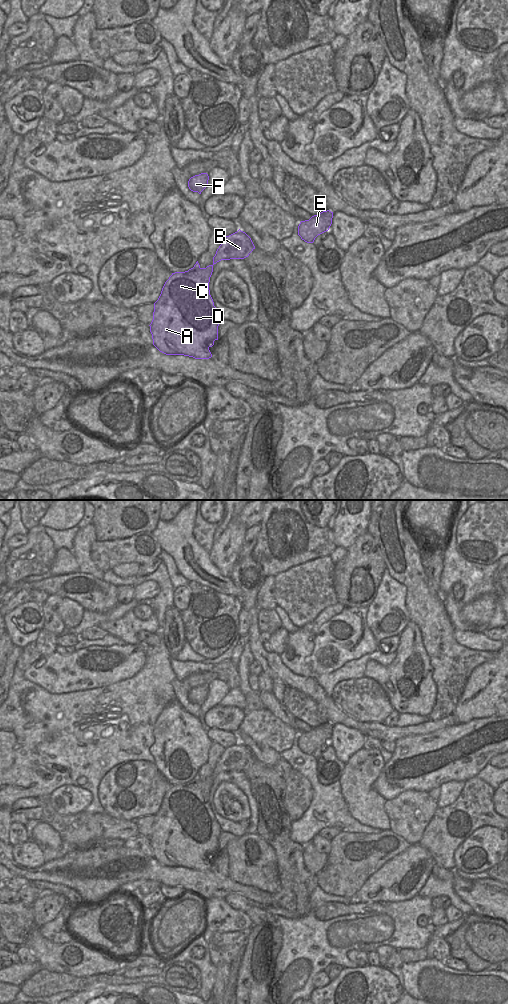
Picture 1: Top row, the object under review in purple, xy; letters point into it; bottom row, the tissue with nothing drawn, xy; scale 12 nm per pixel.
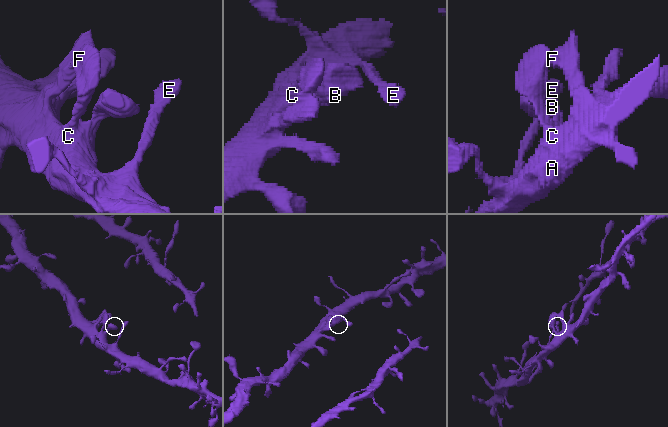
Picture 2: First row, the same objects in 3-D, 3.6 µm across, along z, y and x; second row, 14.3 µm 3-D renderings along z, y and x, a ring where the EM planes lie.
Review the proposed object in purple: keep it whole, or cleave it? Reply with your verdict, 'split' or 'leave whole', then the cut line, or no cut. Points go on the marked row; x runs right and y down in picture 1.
leave whole; cut none

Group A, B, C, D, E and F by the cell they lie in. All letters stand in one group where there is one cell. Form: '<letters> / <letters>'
A B C D E F

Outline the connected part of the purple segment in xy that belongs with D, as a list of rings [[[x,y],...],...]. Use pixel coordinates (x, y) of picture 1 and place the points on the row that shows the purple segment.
[[[240,229],[225,236],[213,257],[213,264],[201,268],[198,261],[185,272],[175,272],[165,282],[158,300],[154,303],[153,320],[150,326],[153,345],[166,355],[184,355],[195,359],[209,359],[209,350],[218,340],[221,318],[210,295],[209,282],[213,265],[221,260],[244,259],[255,249],[251,238]]]

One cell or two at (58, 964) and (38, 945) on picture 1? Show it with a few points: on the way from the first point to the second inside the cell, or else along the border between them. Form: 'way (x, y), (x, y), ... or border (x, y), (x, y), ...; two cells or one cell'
way (53, 959), (43, 949); one cell

